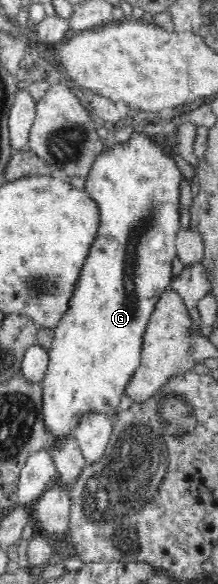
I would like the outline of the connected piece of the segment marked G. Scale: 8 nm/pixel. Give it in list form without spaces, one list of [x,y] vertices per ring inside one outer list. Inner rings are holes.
[[[134,131],[124,143],[100,146],[95,162],[93,162],[91,170],[86,176],[84,191],[93,198],[93,201],[97,204],[97,208],[99,208],[97,235],[95,235],[95,239],[93,239],[93,243],[89,247],[89,253],[85,259],[85,263],[83,263],[83,267],[81,267],[81,273],[75,283],[75,287],[73,287],[73,296],[69,299],[69,307],[67,307],[67,311],[65,311],[63,317],[59,319],[57,326],[53,328],[53,341],[48,350],[48,368],[46,369],[45,379],[41,382],[43,385],[43,414],[45,414],[45,424],[49,426],[53,439],[65,438],[65,435],[73,433],[73,430],[76,429],[81,419],[92,412],[99,412],[99,414],[105,414],[113,418],[114,410],[119,405],[121,397],[126,395],[126,386],[132,379],[137,366],[139,366],[141,343],[143,342],[143,335],[151,317],[153,307],[155,307],[155,303],[157,303],[160,295],[169,289],[169,283],[172,281],[173,274],[171,267],[173,265],[171,263],[173,263],[173,259],[177,255],[175,239],[177,239],[177,232],[182,227],[179,223],[179,189],[184,176],[181,174],[175,158],[167,150],[167,147],[175,147],[172,146],[170,141],[162,135],[156,136],[155,134]]]

